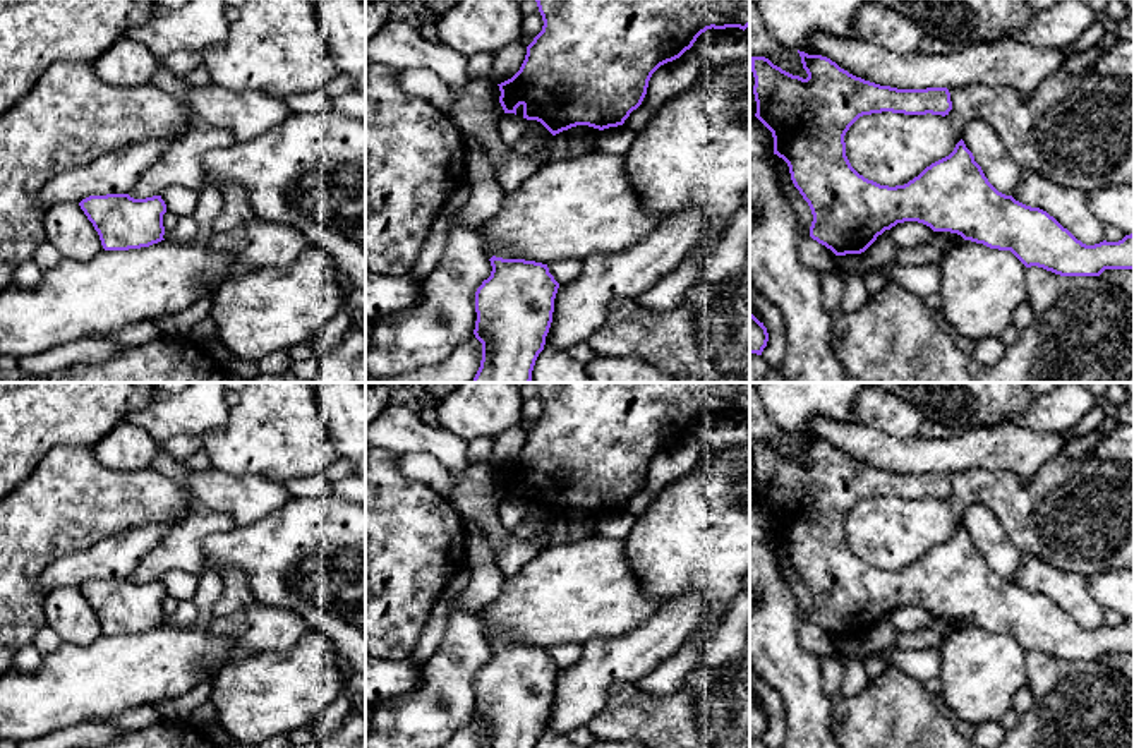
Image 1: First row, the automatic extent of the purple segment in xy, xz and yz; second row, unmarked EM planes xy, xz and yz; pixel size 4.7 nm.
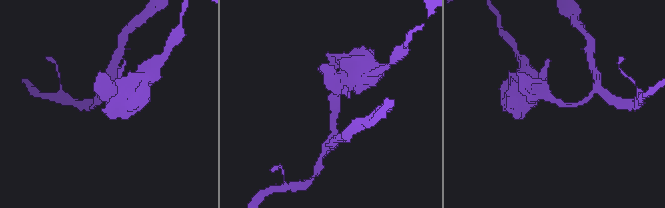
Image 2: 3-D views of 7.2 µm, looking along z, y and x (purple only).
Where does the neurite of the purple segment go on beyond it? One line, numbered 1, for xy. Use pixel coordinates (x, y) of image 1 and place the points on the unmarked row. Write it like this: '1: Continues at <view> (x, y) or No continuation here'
1: No continuation here

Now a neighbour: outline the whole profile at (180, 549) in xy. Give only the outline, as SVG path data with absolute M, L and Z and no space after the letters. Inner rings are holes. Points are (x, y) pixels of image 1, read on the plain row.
M211 508L189 511L178 518L165 537L139 561L129 580L146 583L161 580L170 571L201 575L208 559L201 547L204 537L225 534L235 527L233 520Z

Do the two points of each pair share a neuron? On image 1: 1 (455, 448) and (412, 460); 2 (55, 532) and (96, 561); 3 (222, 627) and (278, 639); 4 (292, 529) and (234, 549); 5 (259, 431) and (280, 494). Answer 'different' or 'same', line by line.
1: different
2: different
3: same
4: same
5: different

